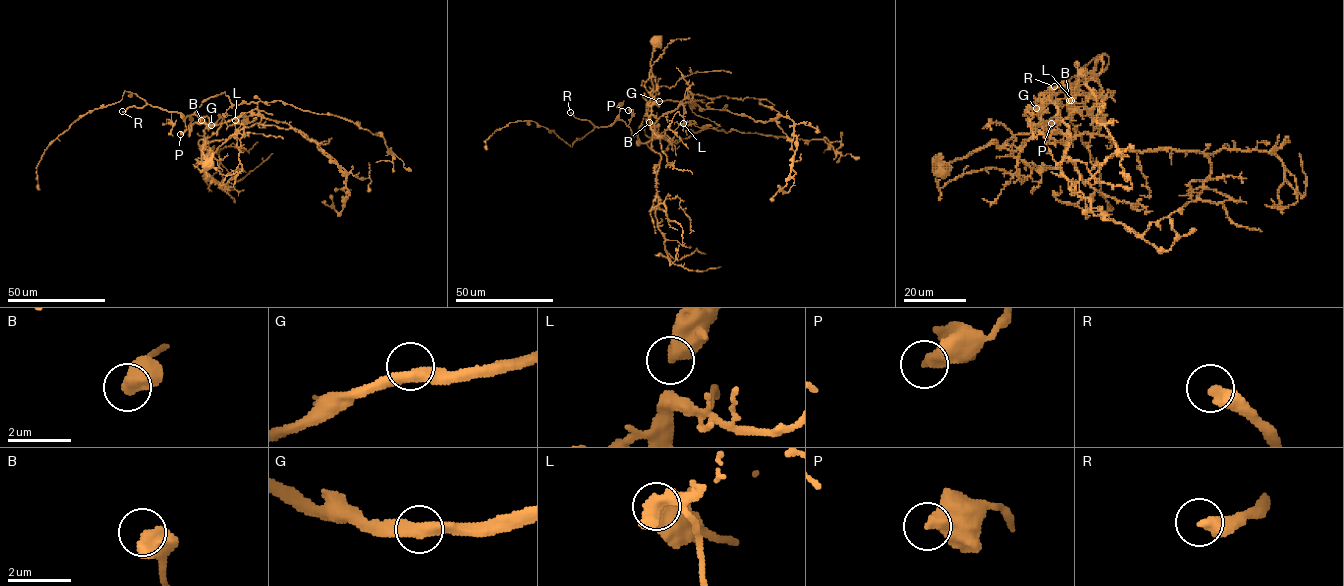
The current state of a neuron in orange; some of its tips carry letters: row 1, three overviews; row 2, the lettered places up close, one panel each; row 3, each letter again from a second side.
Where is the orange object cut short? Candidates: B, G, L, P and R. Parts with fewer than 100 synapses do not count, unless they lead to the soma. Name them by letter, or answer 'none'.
R

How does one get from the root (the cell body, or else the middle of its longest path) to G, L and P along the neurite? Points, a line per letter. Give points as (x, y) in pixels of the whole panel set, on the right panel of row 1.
G: (939, 167), (1034, 130), (1061, 143), (1096, 133), (1090, 109), (1103, 105), (1100, 97), (1068, 90), (1036, 108)
L: (939, 167), (1034, 130), (1061, 143), (1096, 133), (1090, 109), (1102, 100), (1073, 89), (1100, 56), (1071, 100)
P: (939, 167), (1034, 130), (1061, 143), (1096, 133), (1090, 109), (1102, 100), (1075, 90), (1051, 123)

